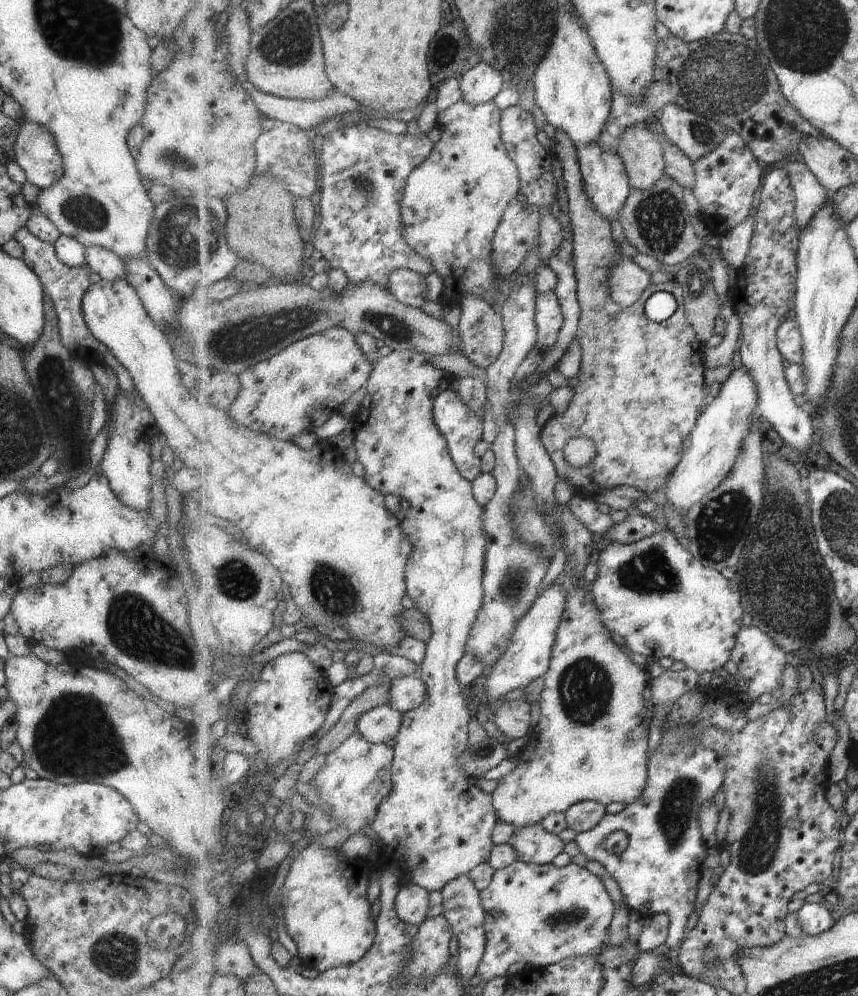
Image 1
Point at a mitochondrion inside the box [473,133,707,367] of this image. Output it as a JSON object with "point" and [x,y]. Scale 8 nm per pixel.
{"point":[659,218]}

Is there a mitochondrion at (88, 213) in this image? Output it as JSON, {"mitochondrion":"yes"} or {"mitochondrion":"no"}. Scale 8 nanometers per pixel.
{"mitochondrion":"yes"}

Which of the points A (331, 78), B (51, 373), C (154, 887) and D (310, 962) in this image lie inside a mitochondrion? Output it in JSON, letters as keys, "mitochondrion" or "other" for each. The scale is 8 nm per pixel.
{"A":"other","B":"mitochondrion","C":"other","D":"other"}

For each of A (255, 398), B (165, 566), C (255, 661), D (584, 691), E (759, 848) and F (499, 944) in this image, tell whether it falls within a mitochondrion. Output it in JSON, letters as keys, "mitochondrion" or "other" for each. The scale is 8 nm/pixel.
{"A":"other","B":"other","C":"other","D":"mitochondrion","E":"mitochondrion","F":"other"}

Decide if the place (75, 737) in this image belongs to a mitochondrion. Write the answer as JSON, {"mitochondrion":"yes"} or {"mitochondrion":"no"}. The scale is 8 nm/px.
{"mitochondrion":"yes"}

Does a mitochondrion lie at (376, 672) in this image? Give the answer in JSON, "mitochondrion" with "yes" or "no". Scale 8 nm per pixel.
{"mitochondrion":"no"}

